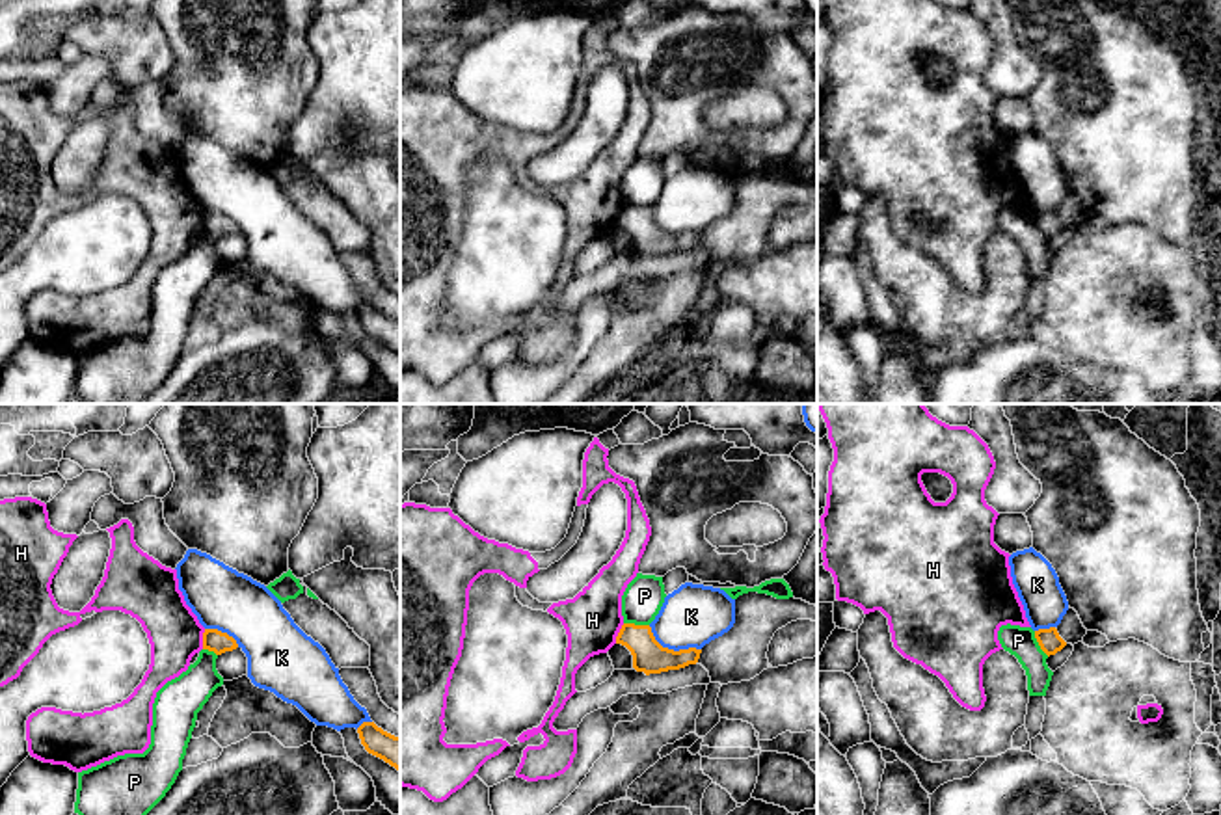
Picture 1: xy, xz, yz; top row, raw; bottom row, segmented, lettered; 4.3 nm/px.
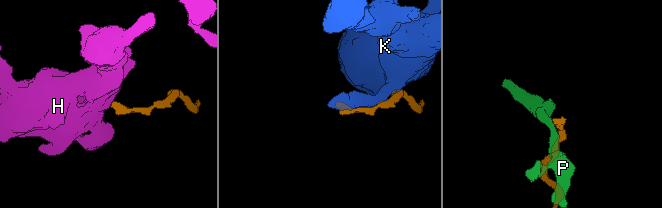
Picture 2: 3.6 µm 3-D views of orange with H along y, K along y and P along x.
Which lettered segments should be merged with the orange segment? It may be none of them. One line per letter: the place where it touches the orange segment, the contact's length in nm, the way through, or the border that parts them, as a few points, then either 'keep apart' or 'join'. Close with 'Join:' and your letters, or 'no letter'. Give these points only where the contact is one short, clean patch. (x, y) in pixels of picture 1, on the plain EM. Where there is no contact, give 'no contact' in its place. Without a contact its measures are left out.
H: xy (203, 222) | 90 nm | along xy (205, 213), (201, 231) | keep apart
K: xz (672, 233) | 260 nm | keep apart
P: xz (637, 209) | 110 nm | along xz (624, 205), (648, 209) | keep apart
Join: no letter

